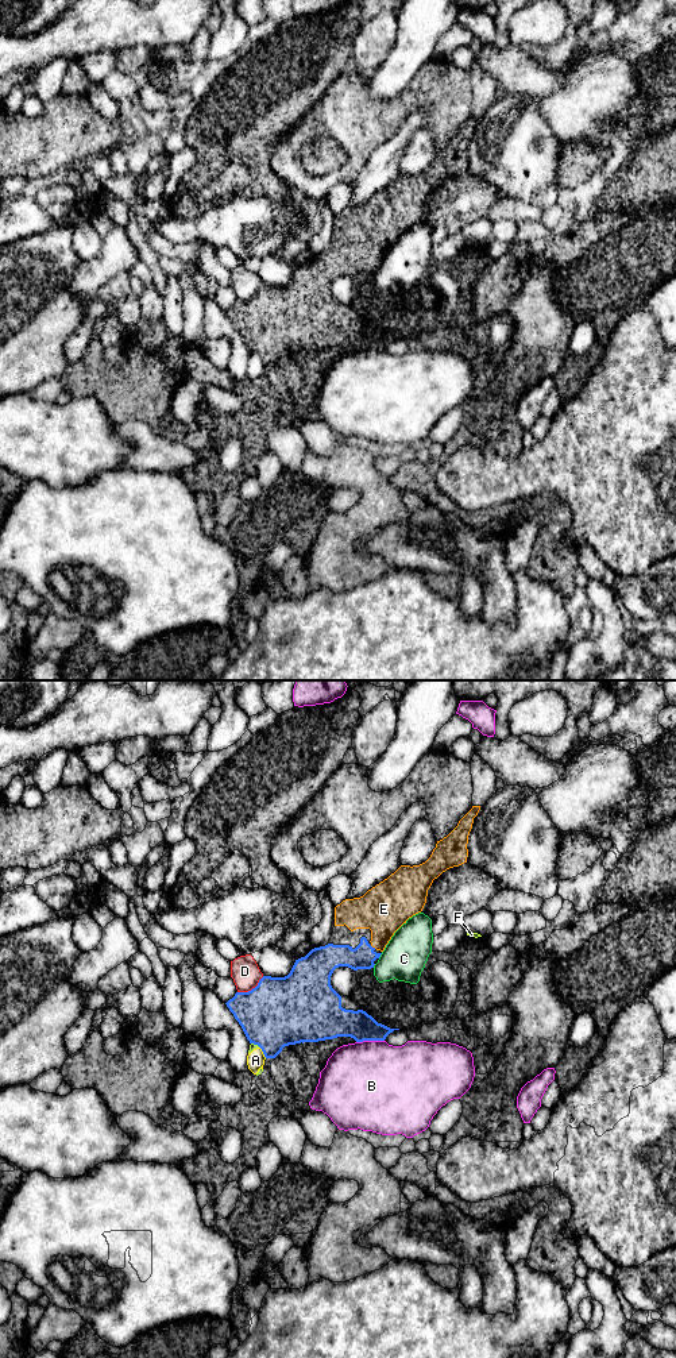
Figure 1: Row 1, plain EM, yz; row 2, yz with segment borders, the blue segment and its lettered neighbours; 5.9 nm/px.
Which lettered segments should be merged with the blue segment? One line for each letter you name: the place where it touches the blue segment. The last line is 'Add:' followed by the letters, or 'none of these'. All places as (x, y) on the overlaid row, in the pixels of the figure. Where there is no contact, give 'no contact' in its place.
E: contact yz (371, 946)
Add: E

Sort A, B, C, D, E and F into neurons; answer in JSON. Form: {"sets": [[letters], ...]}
{"sets": [["A", "F"], ["B"], ["C"], ["D"], ["E"]]}

